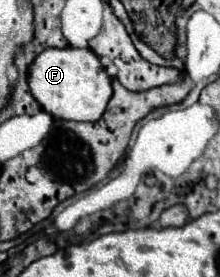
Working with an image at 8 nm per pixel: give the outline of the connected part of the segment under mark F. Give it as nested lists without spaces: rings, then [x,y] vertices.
[[[45,49],[29,67],[29,87],[41,107],[55,119],[99,121],[113,97],[111,77],[91,49]]]

